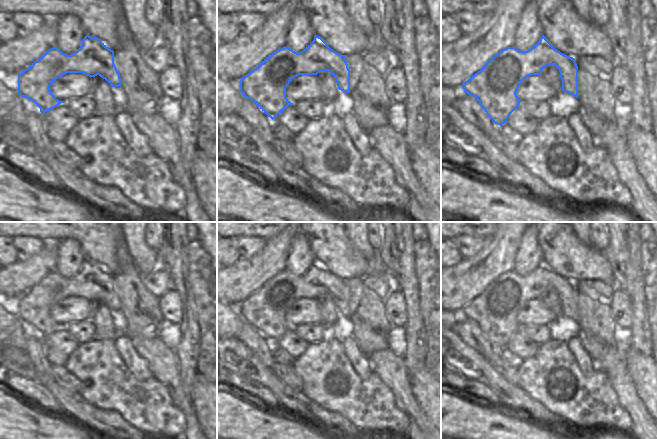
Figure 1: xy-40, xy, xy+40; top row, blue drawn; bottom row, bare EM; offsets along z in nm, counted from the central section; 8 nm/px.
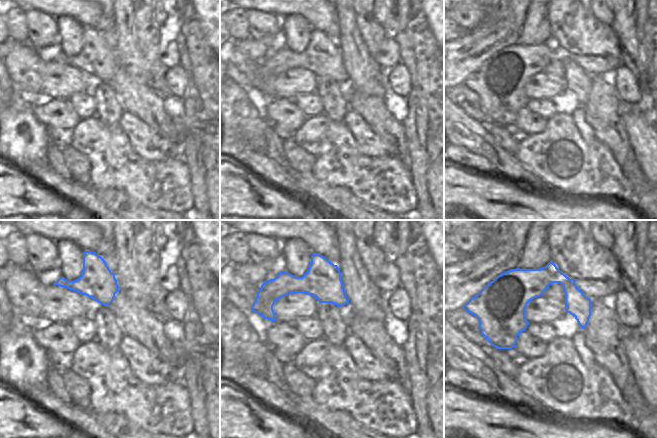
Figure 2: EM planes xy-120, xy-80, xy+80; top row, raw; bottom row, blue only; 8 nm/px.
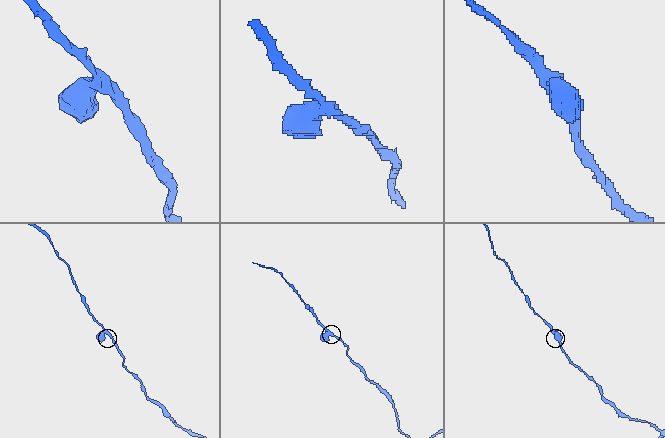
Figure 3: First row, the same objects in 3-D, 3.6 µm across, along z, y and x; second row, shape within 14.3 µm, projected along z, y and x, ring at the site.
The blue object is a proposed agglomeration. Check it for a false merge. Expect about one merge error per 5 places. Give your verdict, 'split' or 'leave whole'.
leave whole

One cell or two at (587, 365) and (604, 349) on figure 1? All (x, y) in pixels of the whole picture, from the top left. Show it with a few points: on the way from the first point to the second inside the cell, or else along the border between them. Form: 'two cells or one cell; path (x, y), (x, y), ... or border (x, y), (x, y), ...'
two cells; border (579, 339), (595, 365)

